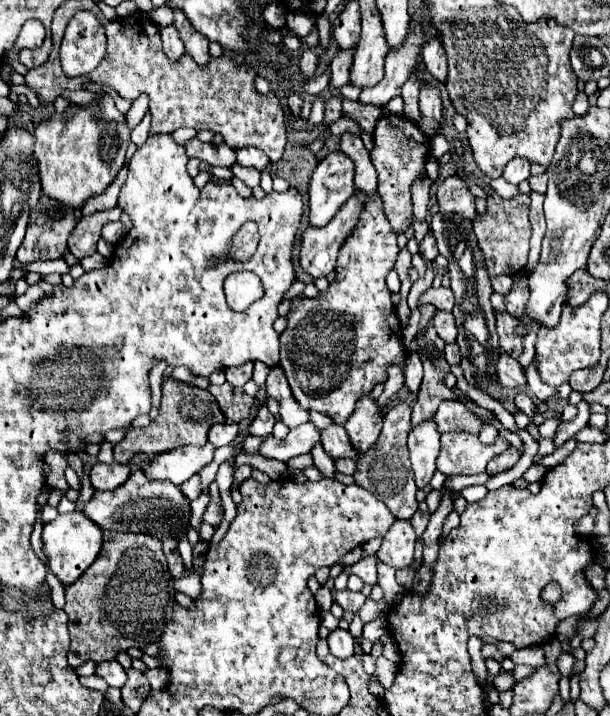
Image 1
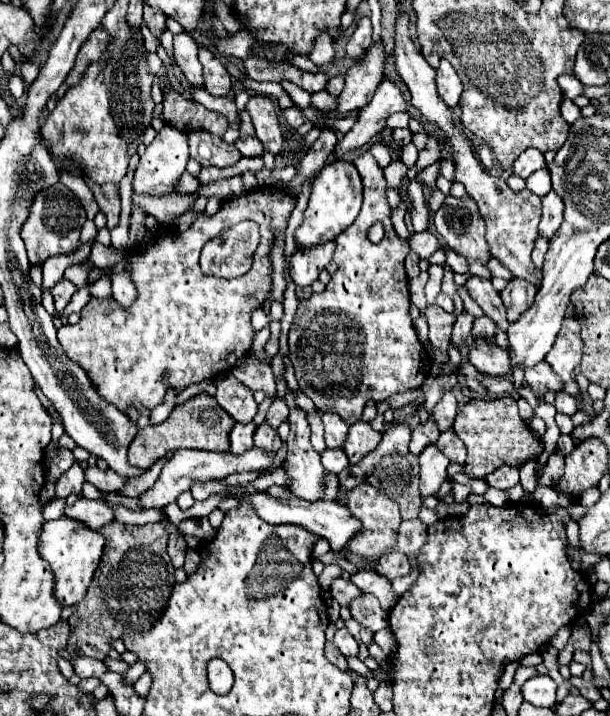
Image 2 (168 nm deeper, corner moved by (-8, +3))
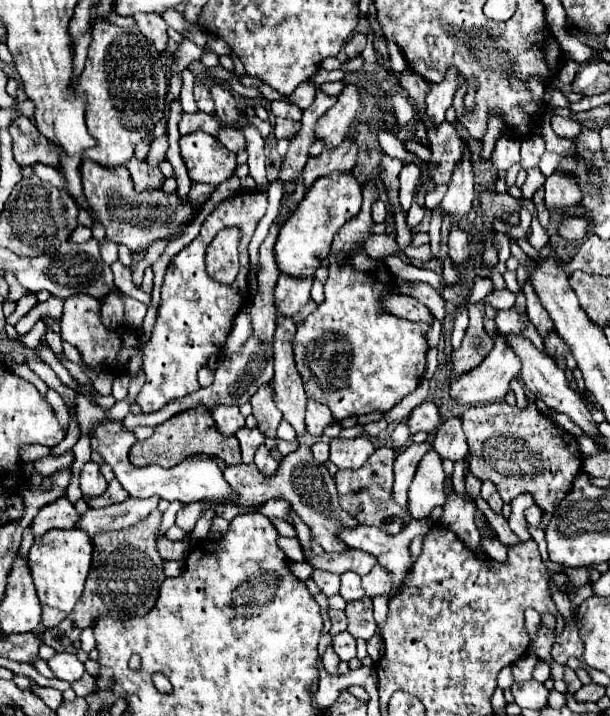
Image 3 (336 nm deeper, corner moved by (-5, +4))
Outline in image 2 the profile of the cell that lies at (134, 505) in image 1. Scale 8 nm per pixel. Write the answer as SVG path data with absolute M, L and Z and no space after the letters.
M81 497L81 499L77 499L75 505L65 507L65 515L73 517L77 521L83 521L91 529L101 529L103 525L115 521L113 509L105 499L91 501L91 499Z

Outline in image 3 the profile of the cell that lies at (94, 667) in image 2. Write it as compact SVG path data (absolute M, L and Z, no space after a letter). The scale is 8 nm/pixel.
M56 652L48 660L48 666L54 672L54 678L66 680L70 684L76 682L76 680L80 680L80 676L86 672L84 664L76 658L76 654L68 654L68 652Z

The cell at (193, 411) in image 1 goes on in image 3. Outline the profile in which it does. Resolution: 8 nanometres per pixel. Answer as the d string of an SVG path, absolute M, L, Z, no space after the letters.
M196 408L196 410L190 410L190 412L178 414L170 420L166 420L164 424L156 426L152 438L148 438L144 442L136 442L132 446L130 462L134 466L140 466L140 468L150 466L150 464L158 464L162 468L172 468L172 466L180 464L184 458L194 456L194 454L204 454L204 456L212 456L216 460L224 460L226 466L242 464L238 440L234 436L222 436L216 430L212 414L206 408Z

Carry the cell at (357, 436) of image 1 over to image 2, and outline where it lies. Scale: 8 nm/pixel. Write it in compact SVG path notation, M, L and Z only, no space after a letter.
M355 421L349 427L349 437L343 445L343 451L347 453L351 463L357 463L363 459L363 455L373 451L379 445L379 441L381 441L381 433L375 431L369 421Z

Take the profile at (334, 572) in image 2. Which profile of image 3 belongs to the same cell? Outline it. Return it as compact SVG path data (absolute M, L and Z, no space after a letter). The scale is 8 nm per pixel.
M286 562L286 566L288 566L288 570L298 578L298 580L302 580L302 582L306 582L308 578L310 578L310 574L312 574L312 566L310 564L306 564L306 562Z

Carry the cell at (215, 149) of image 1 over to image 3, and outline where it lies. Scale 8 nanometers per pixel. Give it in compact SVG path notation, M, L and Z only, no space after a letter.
M206 132L180 136L180 154L192 182L218 186L236 170L236 154Z

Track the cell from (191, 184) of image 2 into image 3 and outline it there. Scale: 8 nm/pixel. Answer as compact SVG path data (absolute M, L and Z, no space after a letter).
M132 156L132 160L128 160L128 164L124 164L132 178L134 178L134 184L136 188L157 188L163 185L166 177L158 170L158 168L152 168L146 164L146 160L138 160L136 156Z

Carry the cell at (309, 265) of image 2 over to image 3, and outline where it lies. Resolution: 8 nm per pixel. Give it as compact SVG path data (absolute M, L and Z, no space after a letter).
M280 276L276 290L274 290L274 302L276 302L276 316L292 318L302 306L310 300L310 286L312 278L290 278Z

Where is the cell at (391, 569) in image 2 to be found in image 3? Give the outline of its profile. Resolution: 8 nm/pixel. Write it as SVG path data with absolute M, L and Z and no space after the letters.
M374 566L366 576L362 576L362 588L368 598L388 594L392 588L392 576L382 566Z

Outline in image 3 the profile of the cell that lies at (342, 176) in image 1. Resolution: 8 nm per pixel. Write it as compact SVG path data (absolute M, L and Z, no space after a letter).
M330 174L322 176L308 188L308 196L300 200L296 212L288 218L288 224L280 228L276 240L276 266L282 274L292 278L312 278L320 268L322 260L328 258L332 238L338 228L348 222L362 206L362 190L352 174Z

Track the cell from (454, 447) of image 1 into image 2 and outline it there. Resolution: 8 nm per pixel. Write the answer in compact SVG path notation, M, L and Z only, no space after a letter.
M511 395L499 399L471 399L459 409L453 431L467 447L465 473L479 479L487 477L503 463L521 465L523 459L539 455L543 451L543 443L539 441L539 437L529 429L529 425L521 421L517 399Z

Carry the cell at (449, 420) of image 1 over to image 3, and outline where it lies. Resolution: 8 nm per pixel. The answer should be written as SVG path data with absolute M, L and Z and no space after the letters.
M422 402L420 406L416 406L410 416L406 418L408 422L408 430L410 434L416 434L420 430L424 432L432 432L436 430L436 426L440 424L440 412L438 406L434 402Z

